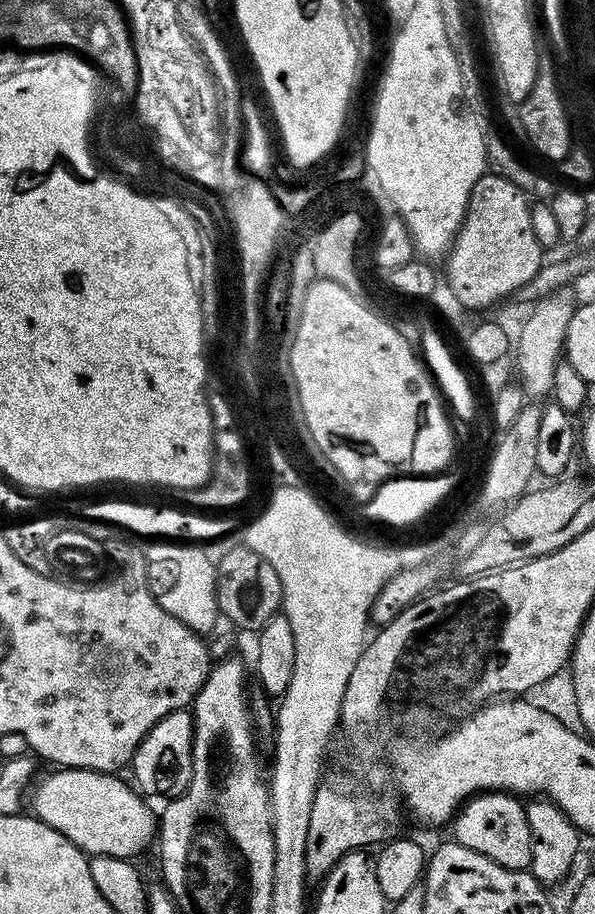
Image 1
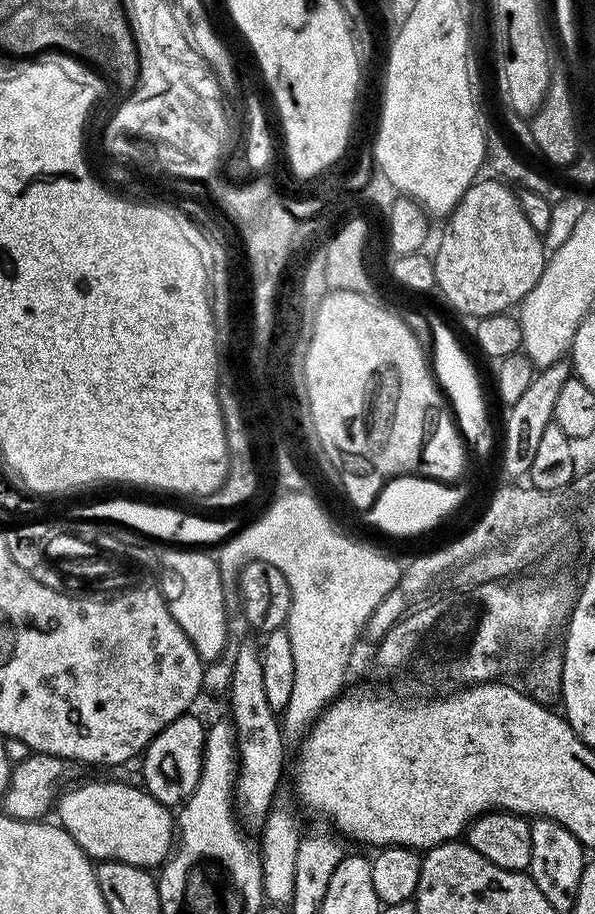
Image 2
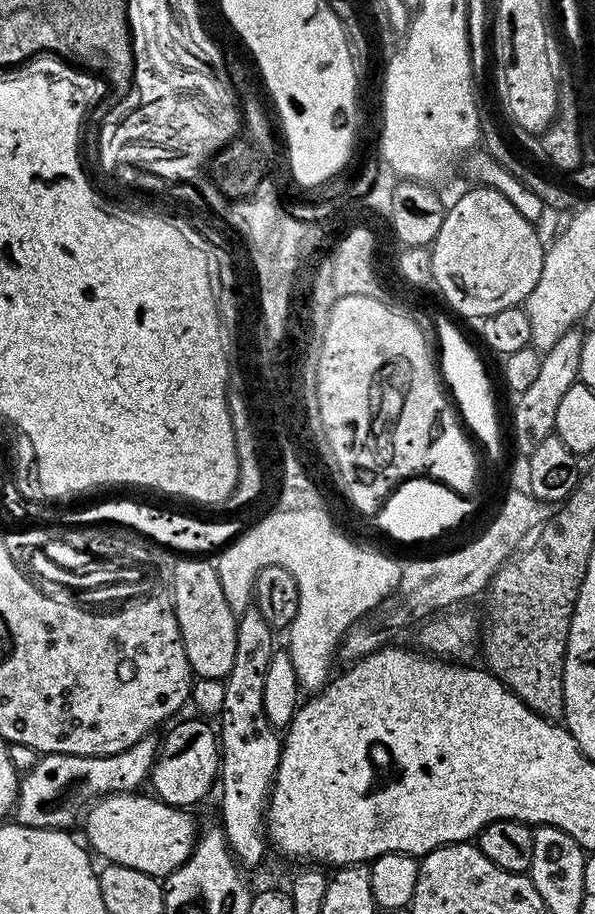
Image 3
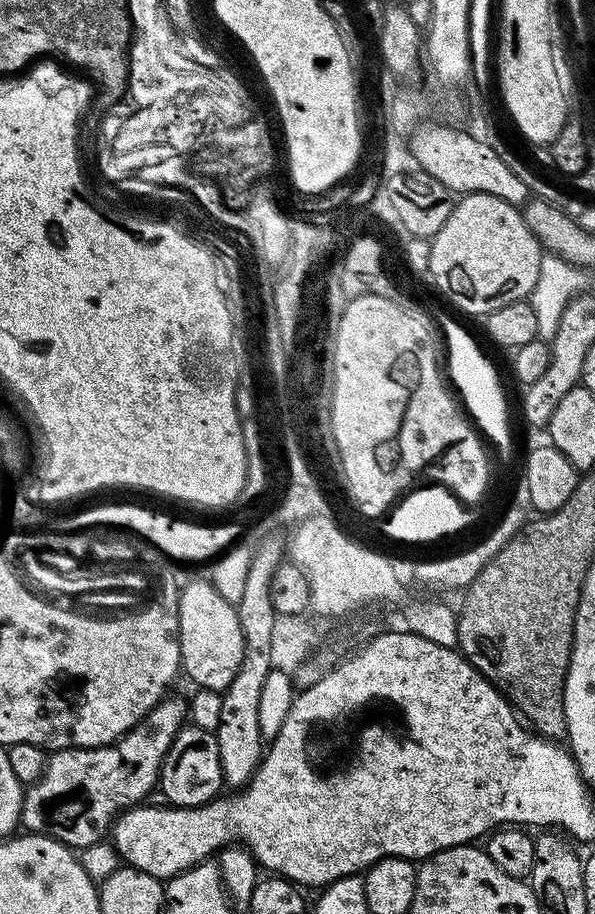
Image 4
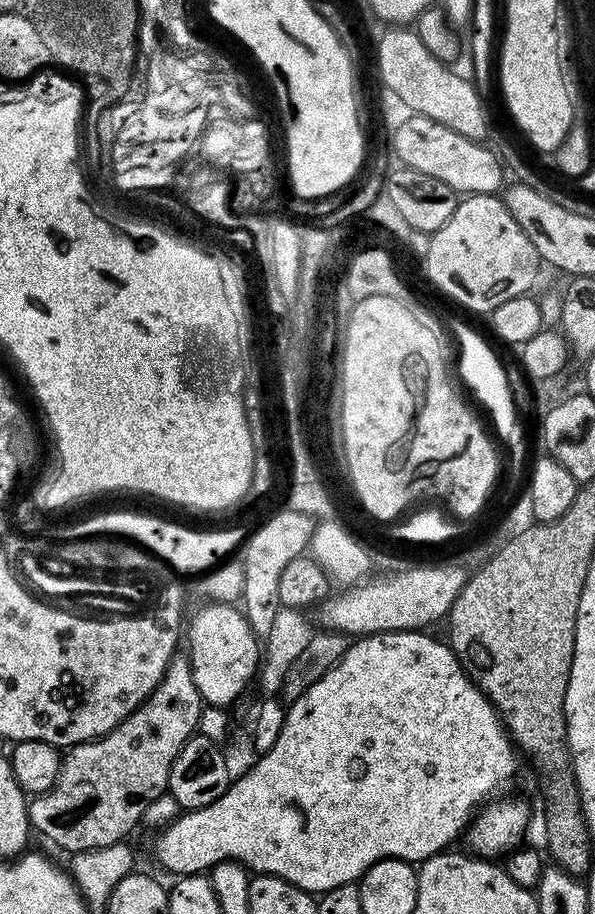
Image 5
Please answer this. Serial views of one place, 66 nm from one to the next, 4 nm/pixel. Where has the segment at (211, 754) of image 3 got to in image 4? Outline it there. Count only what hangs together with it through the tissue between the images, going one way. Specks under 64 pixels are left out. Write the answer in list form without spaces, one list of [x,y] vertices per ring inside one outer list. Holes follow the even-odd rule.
[[[194,723],[181,728],[160,767],[158,788],[164,792],[167,803],[178,808],[197,808],[217,799],[224,787],[215,731],[207,732]]]

